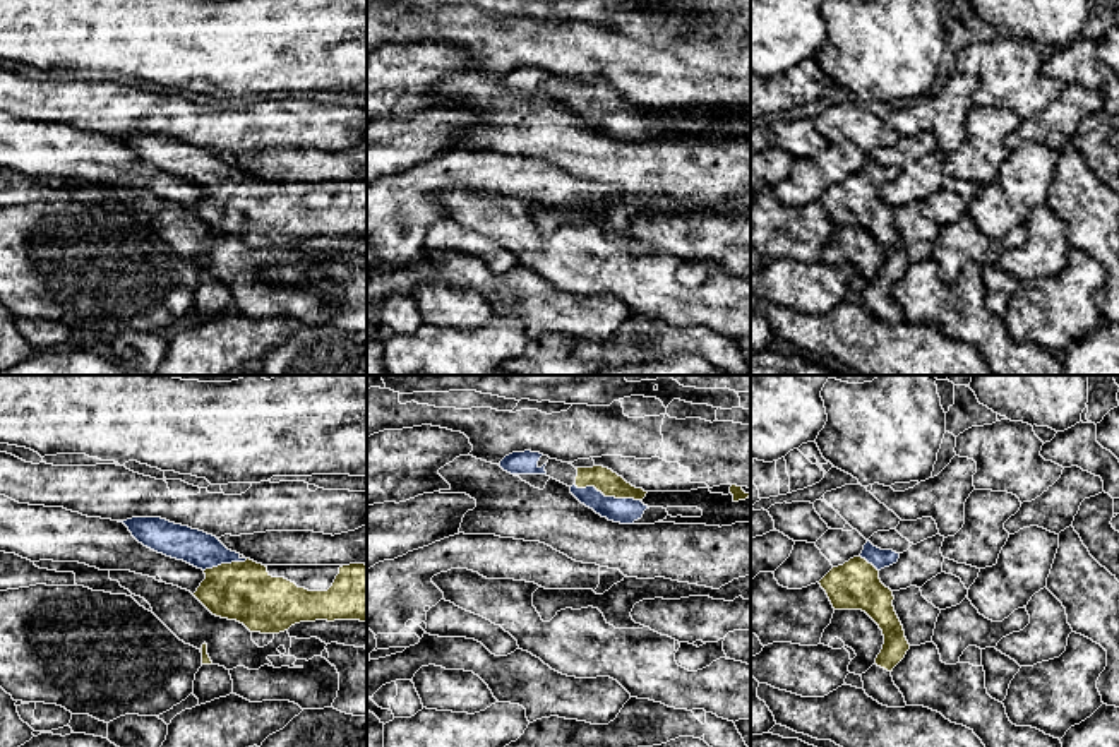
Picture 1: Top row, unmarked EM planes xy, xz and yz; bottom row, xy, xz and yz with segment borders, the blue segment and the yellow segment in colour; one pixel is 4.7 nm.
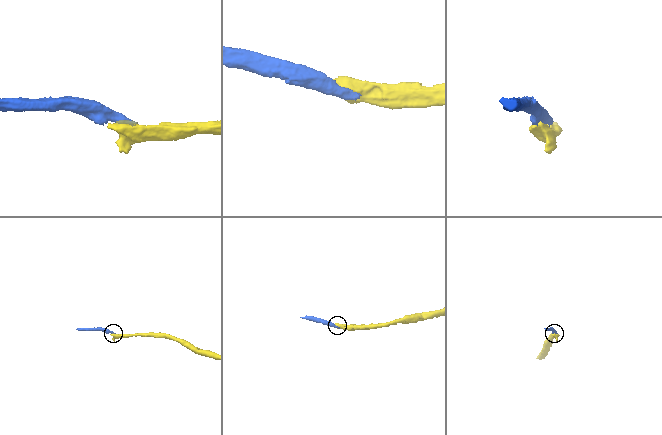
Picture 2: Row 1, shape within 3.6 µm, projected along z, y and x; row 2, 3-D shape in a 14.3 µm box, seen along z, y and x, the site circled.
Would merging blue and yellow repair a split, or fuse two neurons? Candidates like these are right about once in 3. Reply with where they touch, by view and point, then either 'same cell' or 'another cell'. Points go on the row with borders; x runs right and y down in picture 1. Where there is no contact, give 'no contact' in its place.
meets blue in xz at (607, 497); same cell

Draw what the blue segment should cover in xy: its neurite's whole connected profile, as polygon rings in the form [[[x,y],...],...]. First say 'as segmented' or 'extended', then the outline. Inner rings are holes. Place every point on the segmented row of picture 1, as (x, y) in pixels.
extended; [[[161,517],[123,523],[144,547],[202,569],[206,579],[194,596],[216,617],[236,620],[250,632],[279,634],[300,622],[367,622],[367,565],[262,565],[228,550],[216,536]]]

